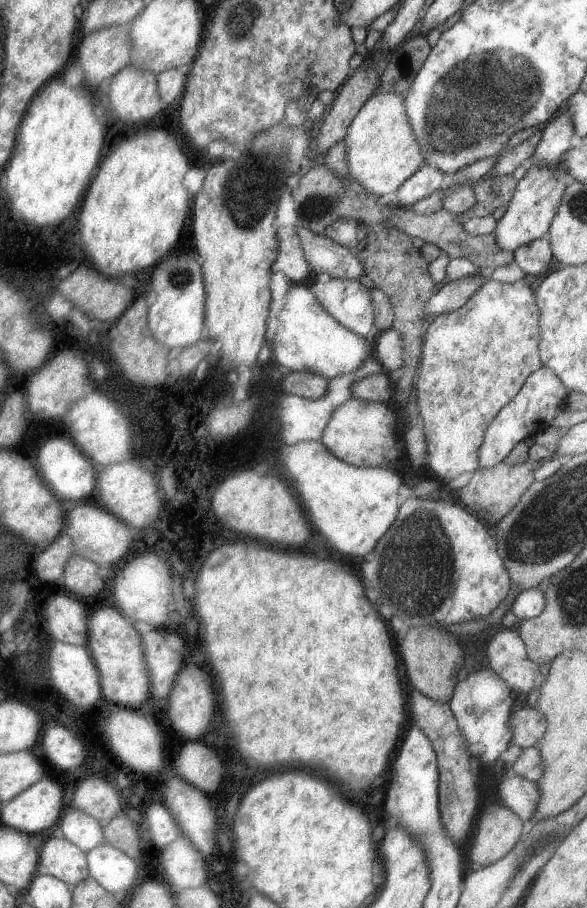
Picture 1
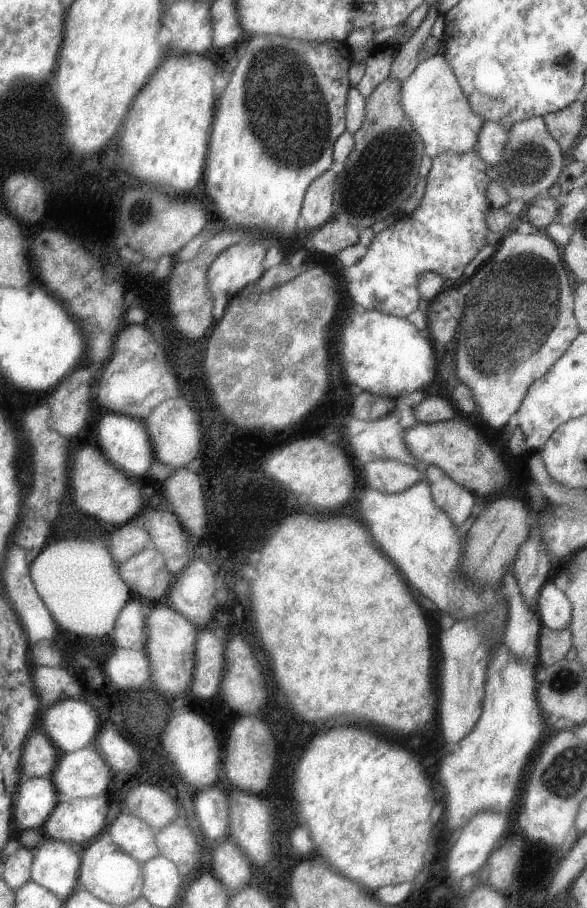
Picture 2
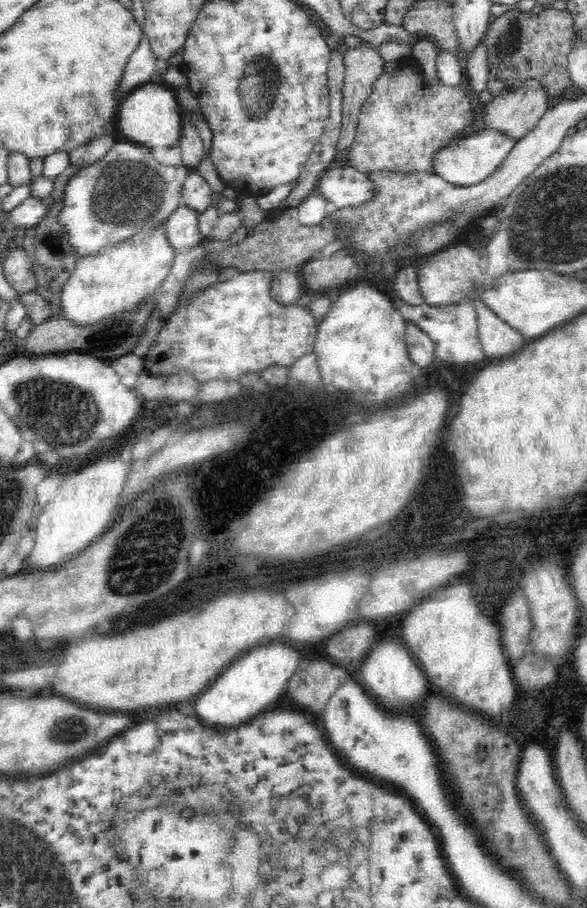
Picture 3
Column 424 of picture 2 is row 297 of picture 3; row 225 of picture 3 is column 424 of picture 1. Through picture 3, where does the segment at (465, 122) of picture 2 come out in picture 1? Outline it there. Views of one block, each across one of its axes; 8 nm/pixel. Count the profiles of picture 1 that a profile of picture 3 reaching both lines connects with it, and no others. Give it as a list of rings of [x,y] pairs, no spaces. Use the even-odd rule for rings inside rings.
[[[376,90],[358,111],[343,138],[346,142],[346,164],[352,180],[376,196],[396,192],[427,165],[427,156],[407,116],[405,100],[402,94]]]

